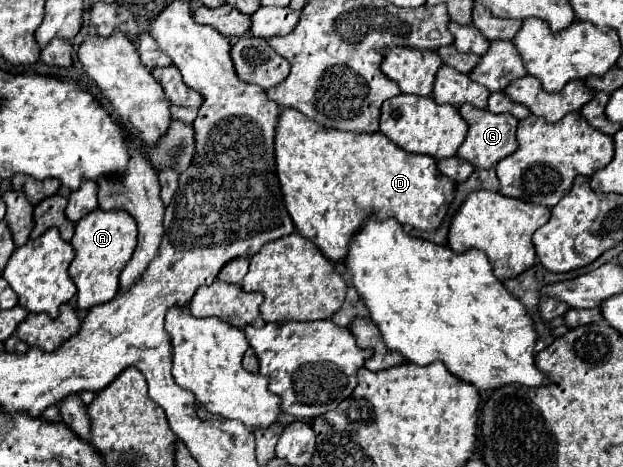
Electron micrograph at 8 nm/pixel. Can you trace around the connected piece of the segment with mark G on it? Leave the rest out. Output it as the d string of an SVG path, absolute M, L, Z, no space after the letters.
M463 104L459 108L459 114L469 124L469 130L467 130L465 142L457 150L457 158L471 162L475 168L493 168L497 166L499 160L503 160L505 156L517 150L517 140L515 140L517 120L511 114L497 116L497 114L491 114L489 110L477 110L475 106L469 106L469 104Z

